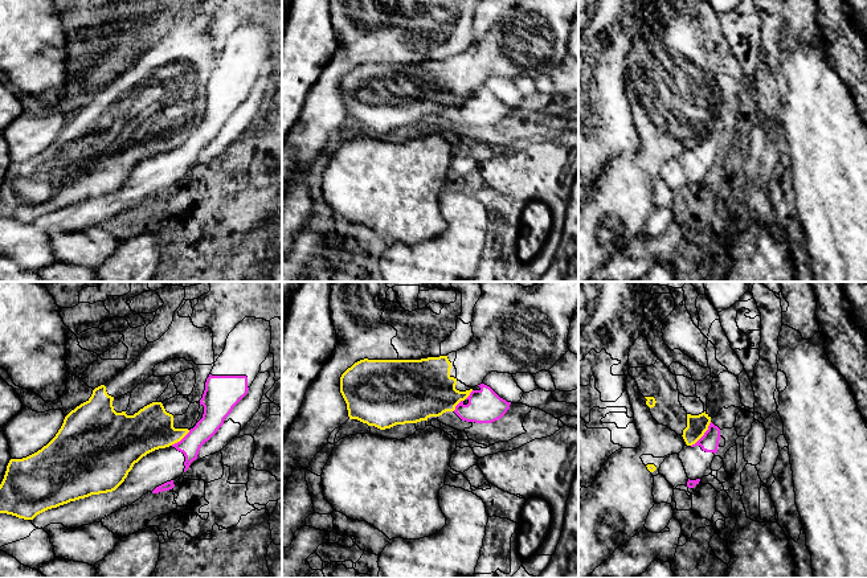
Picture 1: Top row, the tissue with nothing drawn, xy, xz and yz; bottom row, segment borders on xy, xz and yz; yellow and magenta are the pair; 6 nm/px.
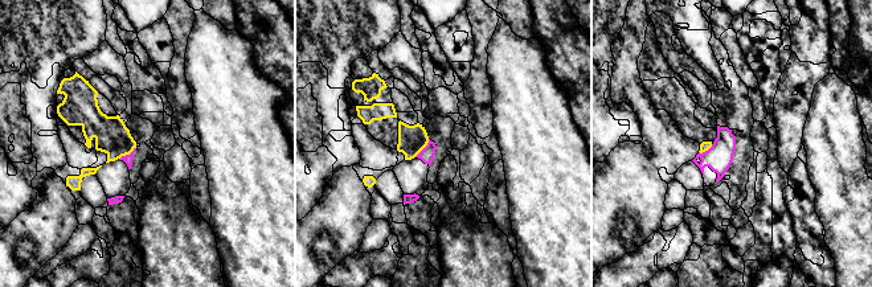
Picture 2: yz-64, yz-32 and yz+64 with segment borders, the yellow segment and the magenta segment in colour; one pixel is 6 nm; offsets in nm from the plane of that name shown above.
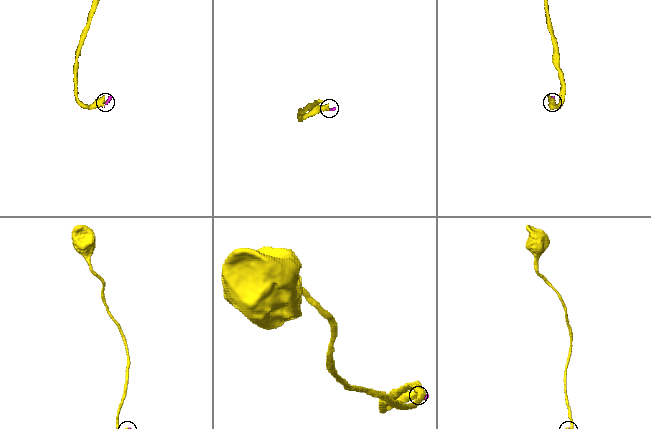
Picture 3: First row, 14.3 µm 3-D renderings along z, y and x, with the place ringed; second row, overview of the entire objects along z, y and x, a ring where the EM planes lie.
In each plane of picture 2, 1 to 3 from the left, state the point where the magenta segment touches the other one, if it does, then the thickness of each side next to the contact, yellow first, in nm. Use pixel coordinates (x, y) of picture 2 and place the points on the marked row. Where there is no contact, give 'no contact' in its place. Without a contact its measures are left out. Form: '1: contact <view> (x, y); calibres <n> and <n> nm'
1: contact yz-64 (127, 154); calibres 200 and 60 nm
2: contact yz-32 (422, 148); calibres 180 and 90 nm
3: contact yz+64 (705, 150); calibres 60 and 160 nm

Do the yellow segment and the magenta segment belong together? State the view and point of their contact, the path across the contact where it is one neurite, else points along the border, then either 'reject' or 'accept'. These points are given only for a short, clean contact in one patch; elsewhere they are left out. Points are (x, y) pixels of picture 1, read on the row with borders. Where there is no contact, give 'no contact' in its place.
yz (703, 434) | along yz (711, 422), (708, 429), (691, 446) | reject

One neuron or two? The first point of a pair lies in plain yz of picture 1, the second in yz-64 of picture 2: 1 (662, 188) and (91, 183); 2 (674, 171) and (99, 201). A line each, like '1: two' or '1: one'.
1: two
2: one

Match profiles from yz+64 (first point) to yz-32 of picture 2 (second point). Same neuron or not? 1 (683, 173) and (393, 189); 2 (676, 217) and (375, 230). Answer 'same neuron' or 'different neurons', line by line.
1: same neuron
2: same neuron

